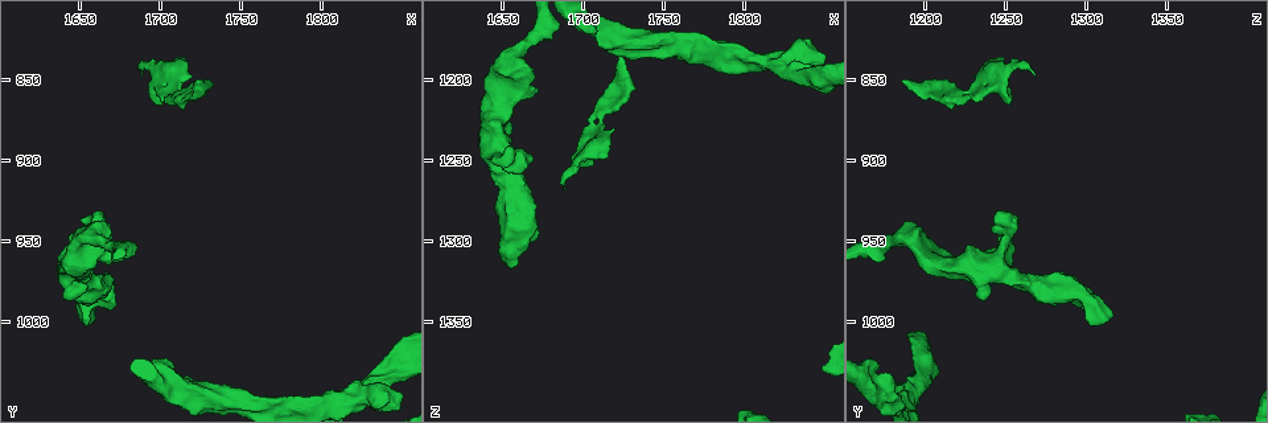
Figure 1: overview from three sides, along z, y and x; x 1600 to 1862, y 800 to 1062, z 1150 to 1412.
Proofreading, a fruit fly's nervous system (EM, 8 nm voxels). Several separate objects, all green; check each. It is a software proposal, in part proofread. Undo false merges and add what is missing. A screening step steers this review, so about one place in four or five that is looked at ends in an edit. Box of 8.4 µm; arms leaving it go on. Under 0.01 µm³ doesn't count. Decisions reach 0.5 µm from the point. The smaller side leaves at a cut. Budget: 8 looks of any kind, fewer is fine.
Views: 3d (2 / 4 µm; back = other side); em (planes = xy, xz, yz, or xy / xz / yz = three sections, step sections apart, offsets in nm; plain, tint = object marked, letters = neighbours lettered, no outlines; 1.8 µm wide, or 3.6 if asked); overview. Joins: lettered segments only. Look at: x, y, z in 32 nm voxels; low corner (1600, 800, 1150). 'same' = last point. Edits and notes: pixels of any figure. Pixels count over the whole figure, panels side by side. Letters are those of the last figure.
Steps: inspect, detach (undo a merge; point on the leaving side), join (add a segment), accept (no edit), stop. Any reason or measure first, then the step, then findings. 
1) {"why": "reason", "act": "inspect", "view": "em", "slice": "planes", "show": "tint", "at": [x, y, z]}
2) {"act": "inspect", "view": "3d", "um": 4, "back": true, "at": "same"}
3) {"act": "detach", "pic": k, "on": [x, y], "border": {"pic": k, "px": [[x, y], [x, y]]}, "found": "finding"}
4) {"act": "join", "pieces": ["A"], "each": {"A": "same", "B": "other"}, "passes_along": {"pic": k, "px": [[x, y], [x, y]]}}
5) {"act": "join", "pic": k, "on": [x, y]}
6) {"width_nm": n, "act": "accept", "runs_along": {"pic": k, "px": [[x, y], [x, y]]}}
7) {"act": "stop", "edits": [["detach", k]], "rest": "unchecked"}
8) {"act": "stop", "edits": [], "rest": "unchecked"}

{"why": "free end", "act": "inspect", "view": "em", "slice": "planes", "show": "letters", "at": [1720, 852, 1184]}

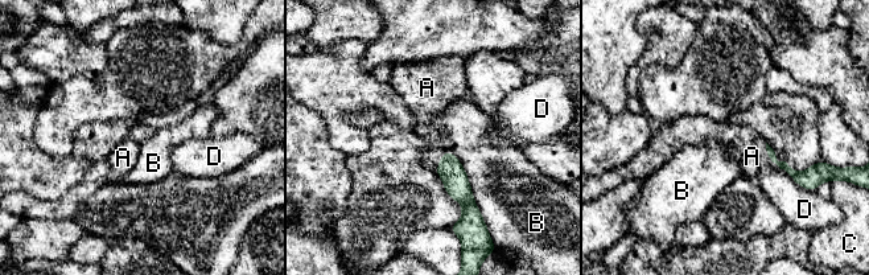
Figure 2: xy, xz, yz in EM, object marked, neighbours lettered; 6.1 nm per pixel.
{"longest_contact_nm": ["B", 480], "act": "join", "pieces": ["A"], "each": {"A": "same", "B": "other", "C": "other", "D": "other"}, "found": "it goes on there"}

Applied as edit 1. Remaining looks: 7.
{"why": "see it whole again", "act": "inspect", "view": "overview"}

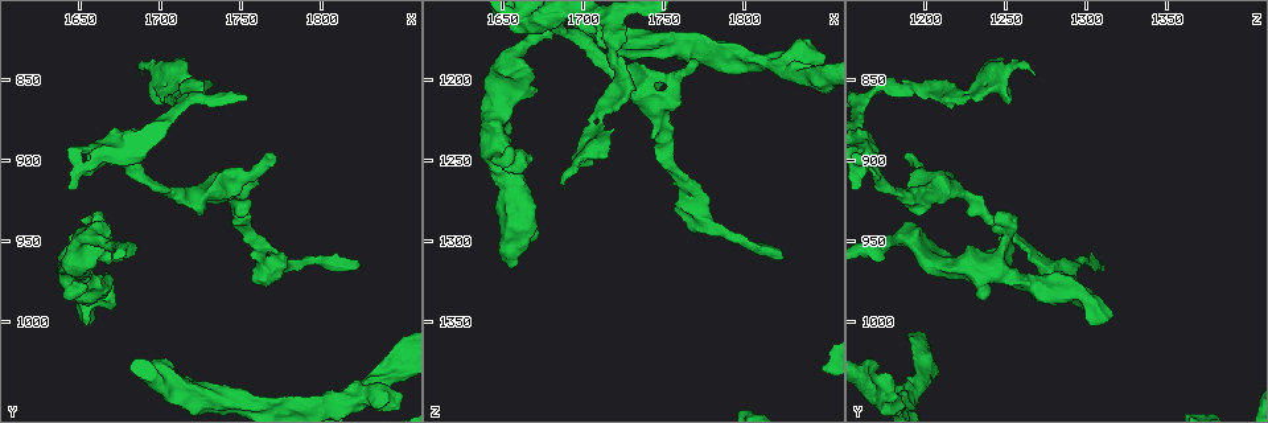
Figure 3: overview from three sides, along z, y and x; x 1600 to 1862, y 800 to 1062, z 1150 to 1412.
{"act": "inspect", "view": "3d", "um": 4, "back": true, "at": [1654, 1004, 1306]}

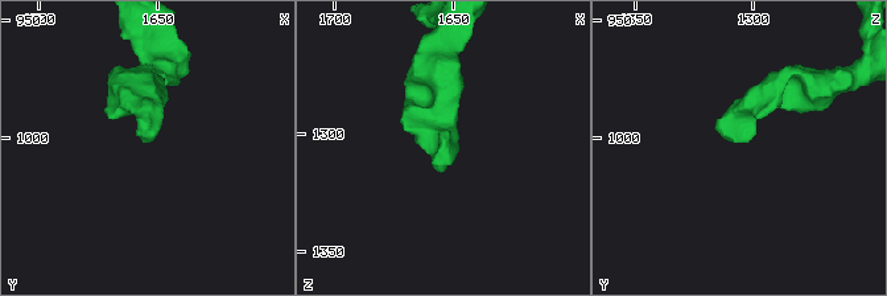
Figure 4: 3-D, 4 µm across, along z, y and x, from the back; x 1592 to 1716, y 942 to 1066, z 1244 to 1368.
{"act": "inspect", "view": "em", "slice": "yz", "step": 8, "show": "letters", "at": [1654, 1001, 1304]}

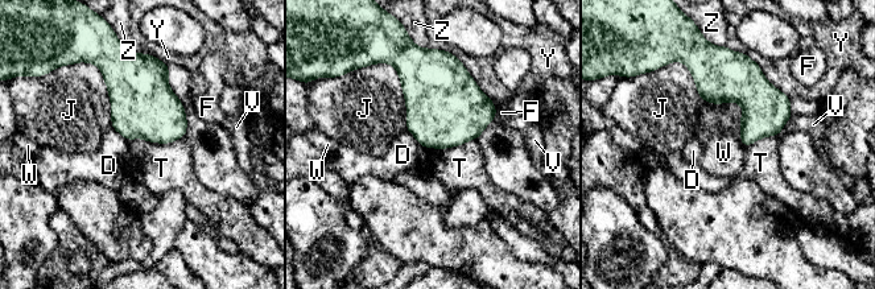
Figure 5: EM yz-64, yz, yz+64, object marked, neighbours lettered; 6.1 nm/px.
{"act": "accept", "each": {"D": "other", "F": "other", "J": "other", "T": "other", "V": "other", "W": "other", "Y": "other", "Z": "other"}, "border": {"pic": 5, "px": [[702, 99], [741, 106], [745, 148]]}, "found": "none of them fits"}

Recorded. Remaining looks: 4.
{"why": "thick end", "act": "inspect", "view": "em", "slice": "planes", "show": "letters", "at": [1706, 1024, 1168]}

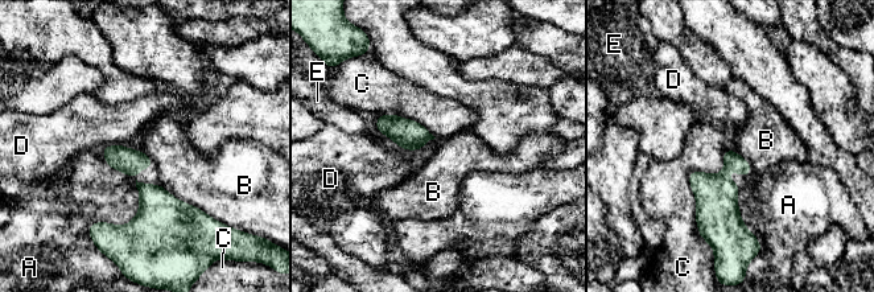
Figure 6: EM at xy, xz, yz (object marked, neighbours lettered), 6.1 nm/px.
{"act": "accept", "each": {"A": "other", "B": "other", "C": "other", "D": "other", "E": "other"}, "runs_along": {"pic": 6, "px": [[106, 151], [164, 209], [188, 212]]}, "found": "no lettered segment goes on from it"}

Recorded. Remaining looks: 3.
{"act": "stop", "edits": [["join", 2]], "rest": "unchecked"}

